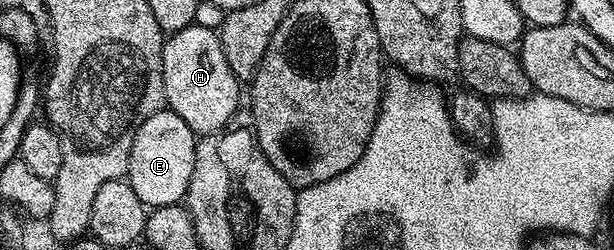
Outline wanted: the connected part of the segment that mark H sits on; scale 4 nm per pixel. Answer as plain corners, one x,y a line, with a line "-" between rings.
195,25
188,29
180,29
173,32
163,42
162,45
162,72
164,73
164,93
166,94
166,107
169,110
174,111
179,117
180,121
184,121
184,125
188,125
188,129
194,131
195,136
201,137
203,135
212,135
216,131
223,130
231,122
230,119
238,111
238,87
240,87
240,80
232,73
232,69
228,69
228,60
224,58
224,49
222,48
222,41
217,30
214,31
210,27
201,27
201,25

